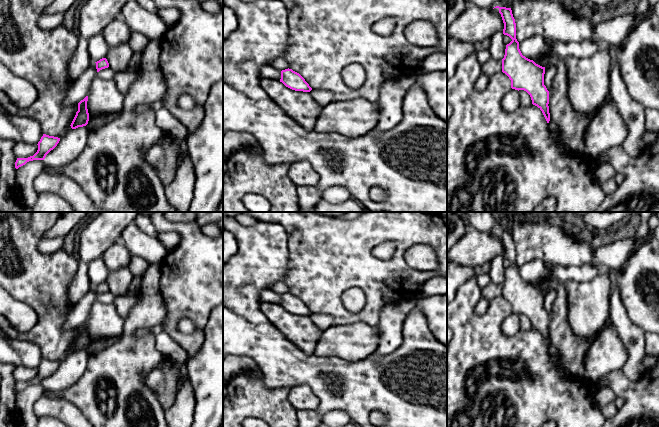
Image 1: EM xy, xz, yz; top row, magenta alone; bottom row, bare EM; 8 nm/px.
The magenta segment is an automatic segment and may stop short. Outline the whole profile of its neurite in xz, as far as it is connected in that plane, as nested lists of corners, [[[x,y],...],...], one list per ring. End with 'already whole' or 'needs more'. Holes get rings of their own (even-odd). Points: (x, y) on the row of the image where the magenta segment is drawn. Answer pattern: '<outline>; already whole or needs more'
[[[289,68],[281,71],[280,82],[295,91],[310,92],[312,90],[309,84],[299,73]]]; already whole

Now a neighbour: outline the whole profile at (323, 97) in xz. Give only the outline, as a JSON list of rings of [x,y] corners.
[[[312,89],[309,93],[322,107],[332,103],[334,99],[334,94],[332,92],[323,89]]]

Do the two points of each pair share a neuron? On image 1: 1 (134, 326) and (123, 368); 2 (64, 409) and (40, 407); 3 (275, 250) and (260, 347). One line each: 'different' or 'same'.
1: same
2: same
3: same

